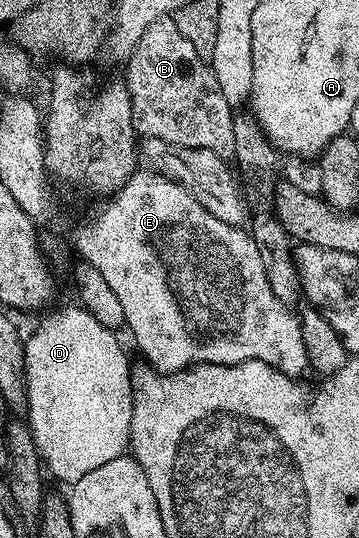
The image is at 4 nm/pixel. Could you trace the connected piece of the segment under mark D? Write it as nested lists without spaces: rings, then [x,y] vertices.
[[[82,306],[67,307],[56,319],[47,319],[24,342],[24,379],[27,387],[26,422],[39,450],[39,458],[55,479],[73,485],[100,465],[118,459],[128,450],[133,421],[131,368],[127,355],[112,328],[101,325]]]

